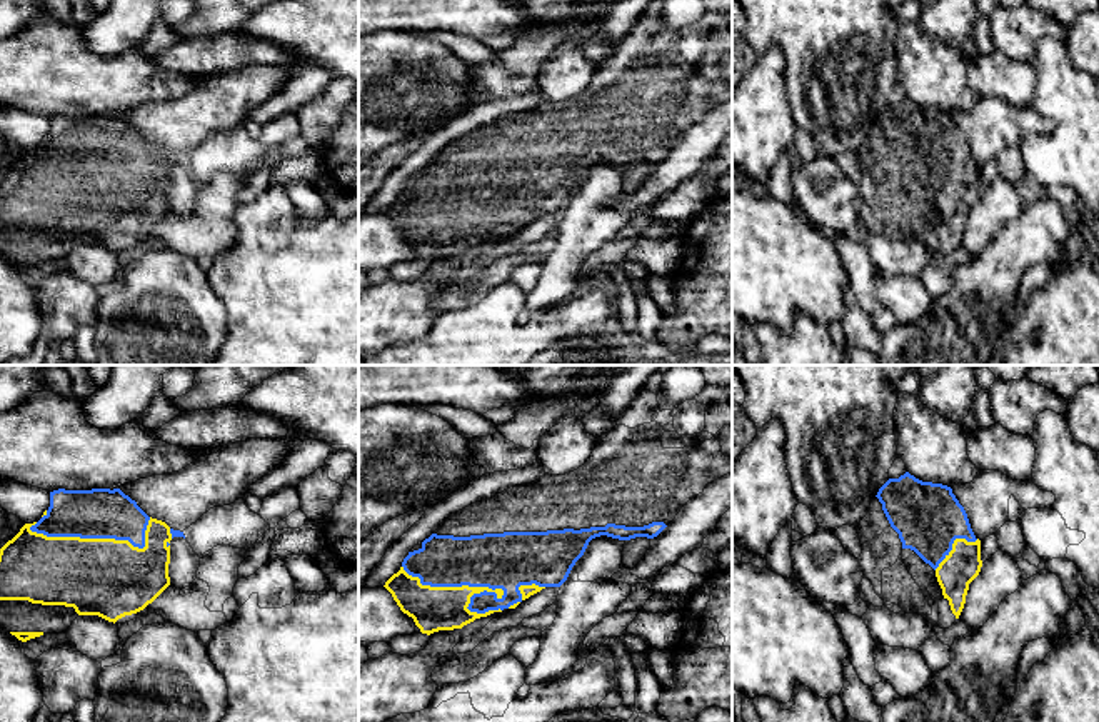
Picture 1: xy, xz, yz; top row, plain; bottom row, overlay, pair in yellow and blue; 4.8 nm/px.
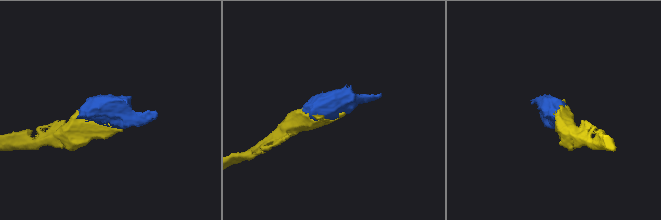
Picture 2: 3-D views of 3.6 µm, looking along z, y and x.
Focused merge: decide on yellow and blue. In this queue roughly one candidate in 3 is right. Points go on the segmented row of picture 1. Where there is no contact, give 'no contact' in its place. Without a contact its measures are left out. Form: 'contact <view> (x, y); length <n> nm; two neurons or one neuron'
contact xz (471, 587); length 500 nm; one neuron

